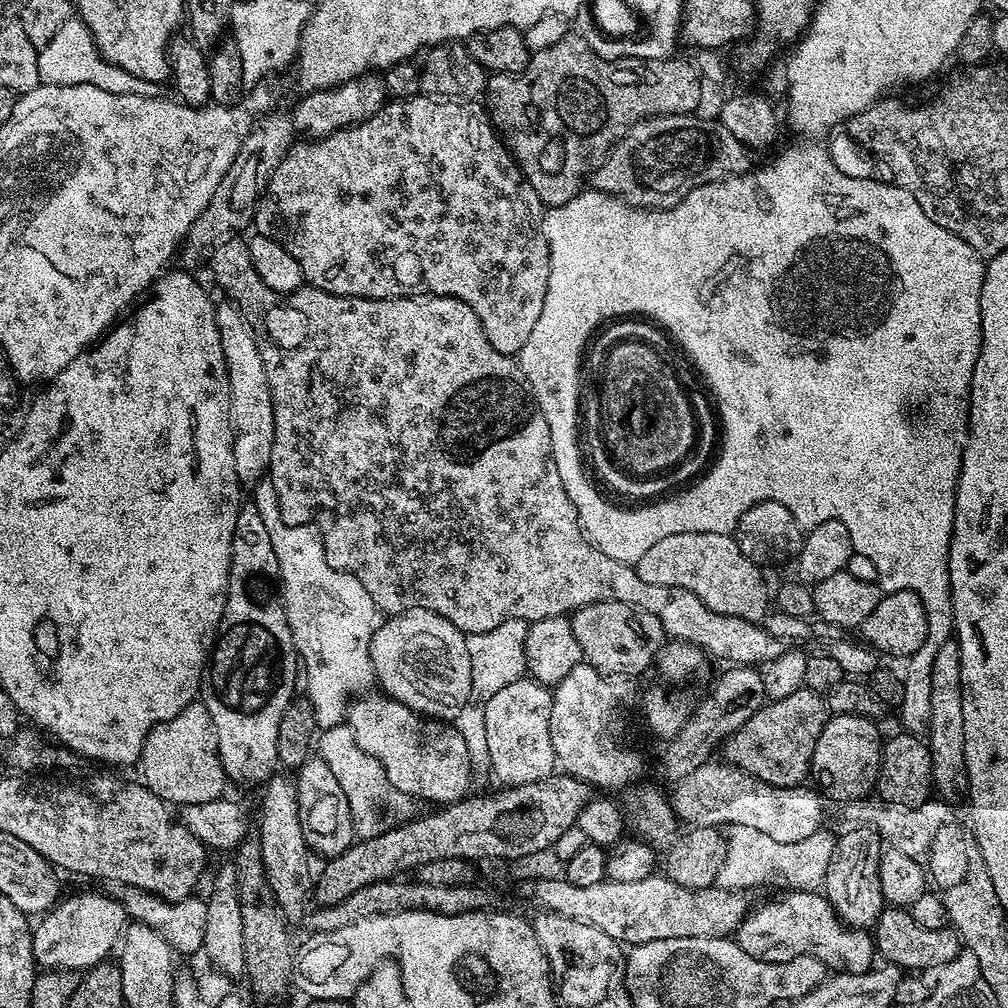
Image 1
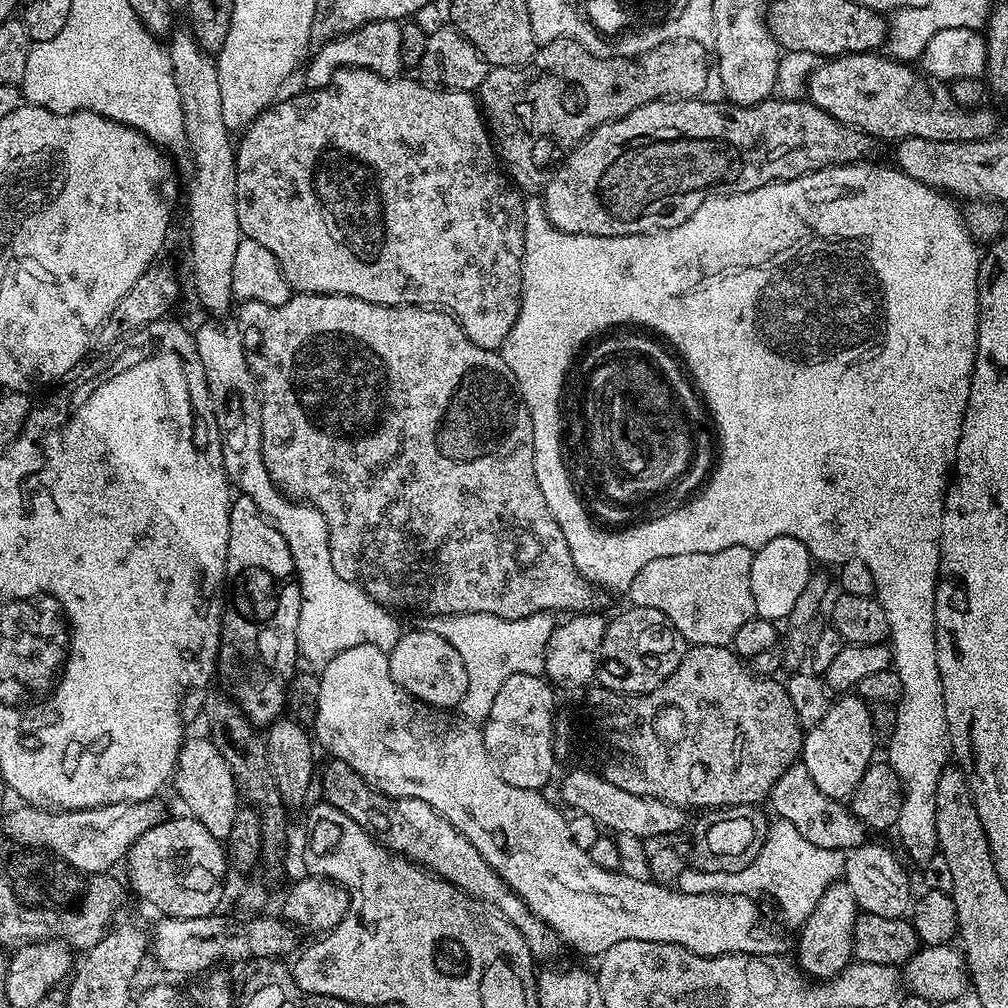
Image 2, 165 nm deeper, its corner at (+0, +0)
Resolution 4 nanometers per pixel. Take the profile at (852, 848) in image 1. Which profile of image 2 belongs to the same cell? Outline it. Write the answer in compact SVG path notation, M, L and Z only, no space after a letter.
M843 882L832 883L810 915L799 925L800 941L796 944L795 963L809 978L823 982L831 980L842 969L853 963L852 939L858 909L854 892Z

